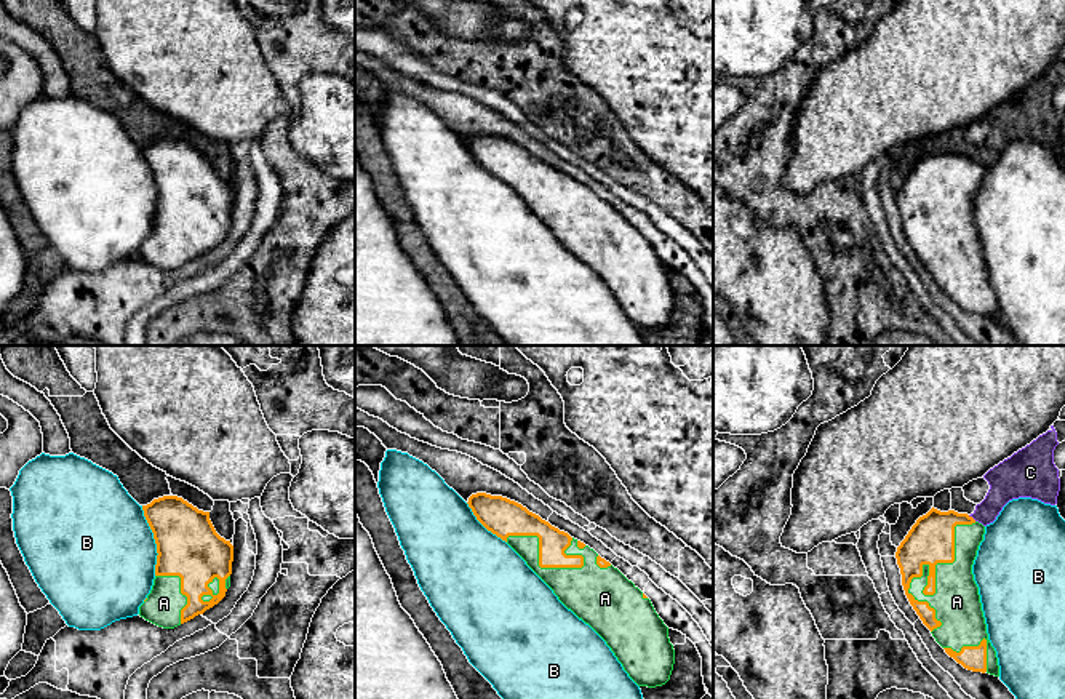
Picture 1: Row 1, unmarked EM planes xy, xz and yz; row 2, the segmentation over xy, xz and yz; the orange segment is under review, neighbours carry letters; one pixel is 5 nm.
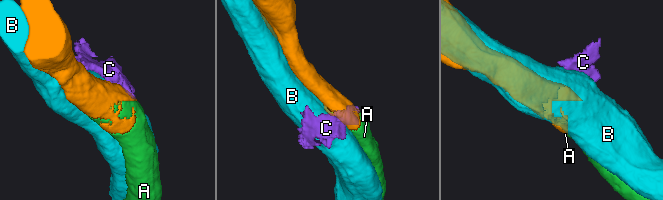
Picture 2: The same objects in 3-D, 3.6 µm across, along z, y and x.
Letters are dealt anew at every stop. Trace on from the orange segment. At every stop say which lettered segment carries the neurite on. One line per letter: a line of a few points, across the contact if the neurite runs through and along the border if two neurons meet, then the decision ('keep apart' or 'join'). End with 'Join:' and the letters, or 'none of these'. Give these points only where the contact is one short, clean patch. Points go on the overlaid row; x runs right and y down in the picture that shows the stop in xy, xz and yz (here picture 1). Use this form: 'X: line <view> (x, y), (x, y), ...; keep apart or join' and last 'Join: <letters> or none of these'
A: join
B: keep apart
C: line yz (968, 515), (976, 520); keep apart
Join: A

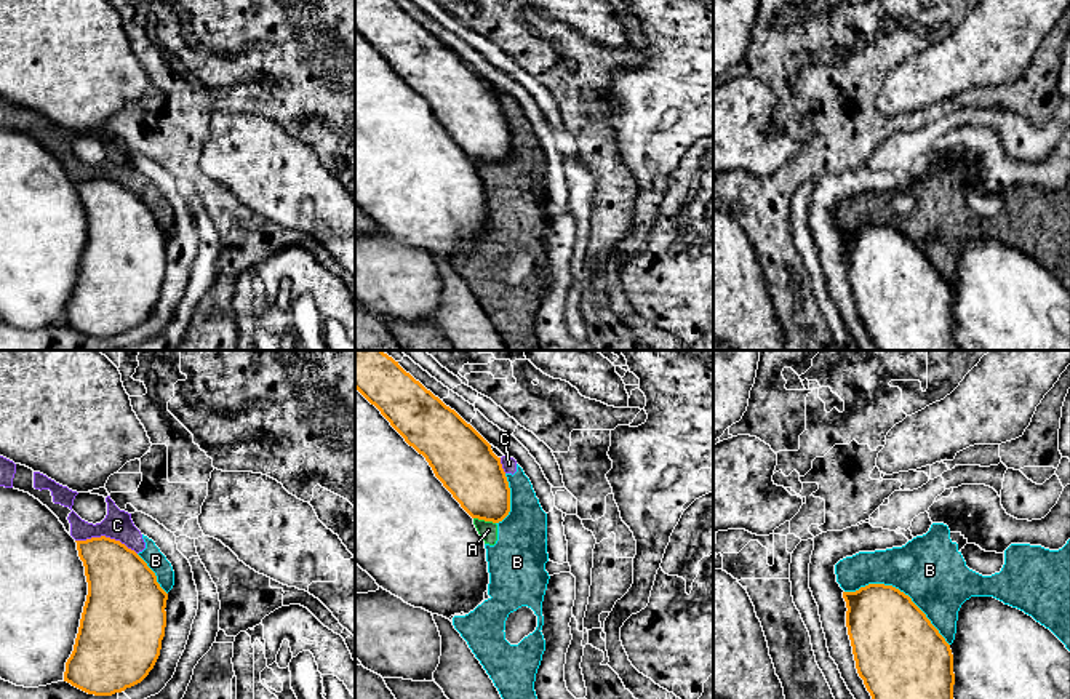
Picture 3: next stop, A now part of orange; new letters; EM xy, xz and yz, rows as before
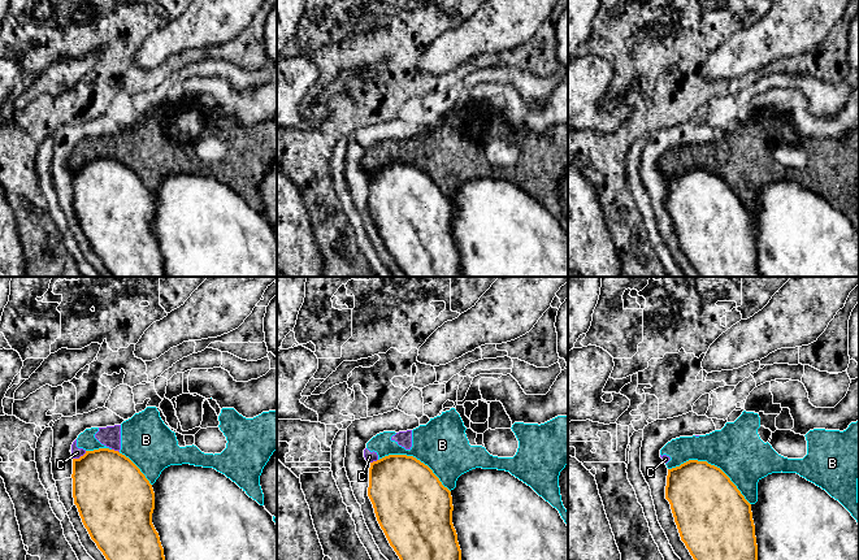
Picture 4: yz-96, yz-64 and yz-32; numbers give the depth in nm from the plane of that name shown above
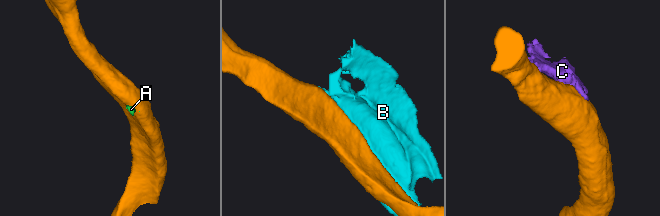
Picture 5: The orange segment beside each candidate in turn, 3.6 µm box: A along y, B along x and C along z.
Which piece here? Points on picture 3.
A: line xz (474, 517), (495, 523); keep apart
B: keep apart
C: line xy (75, 539), (109, 536), (119, 539), (136, 554); keep apart
Join: none of these

